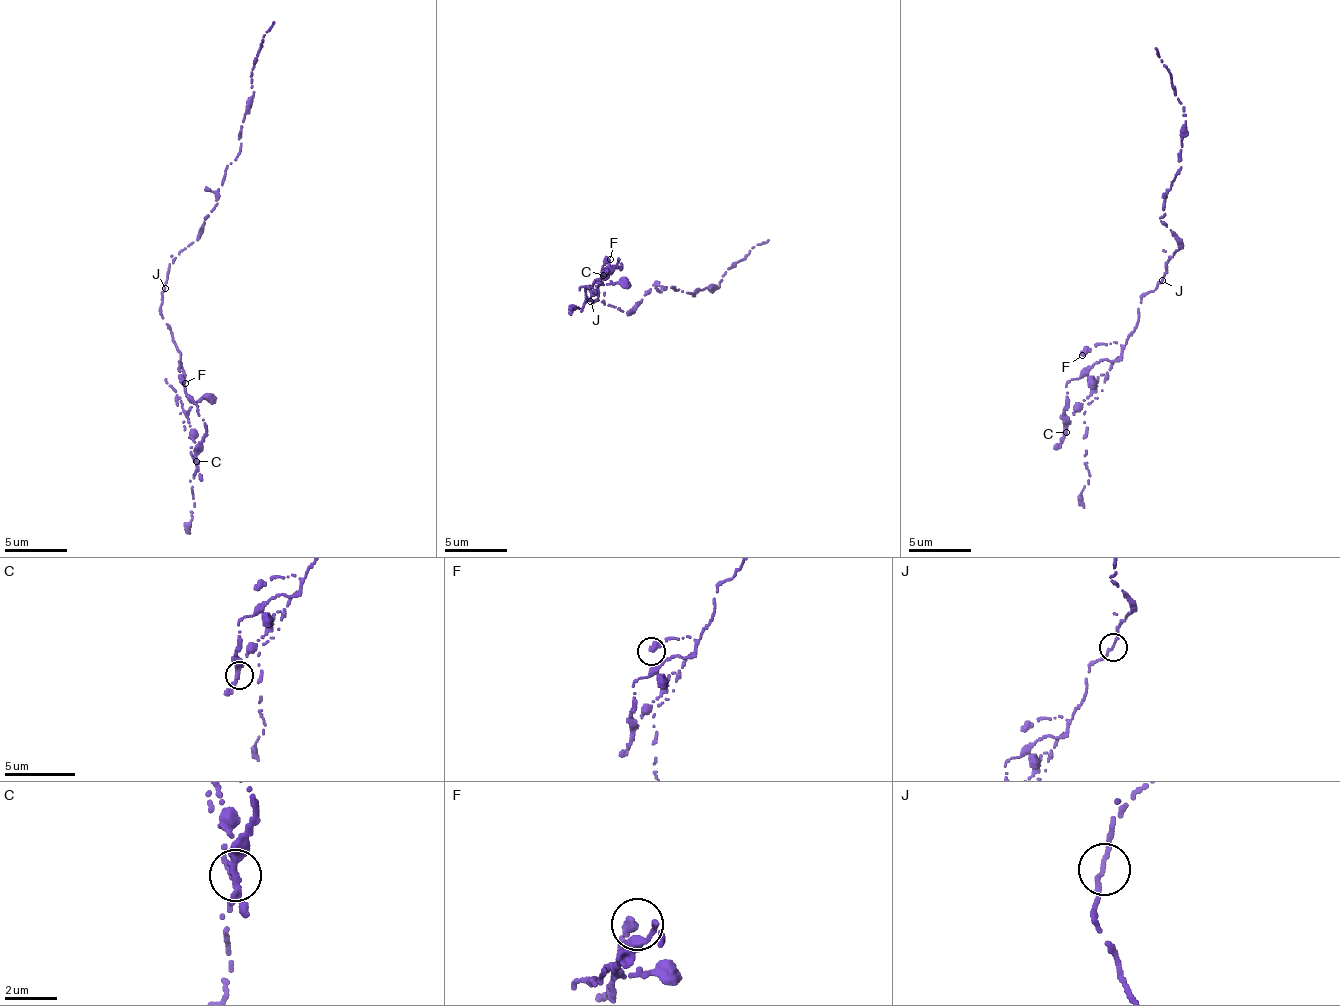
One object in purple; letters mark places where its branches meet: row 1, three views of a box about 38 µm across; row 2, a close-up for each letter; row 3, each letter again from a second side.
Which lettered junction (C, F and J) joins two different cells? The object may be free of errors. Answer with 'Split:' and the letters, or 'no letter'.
Split: C

